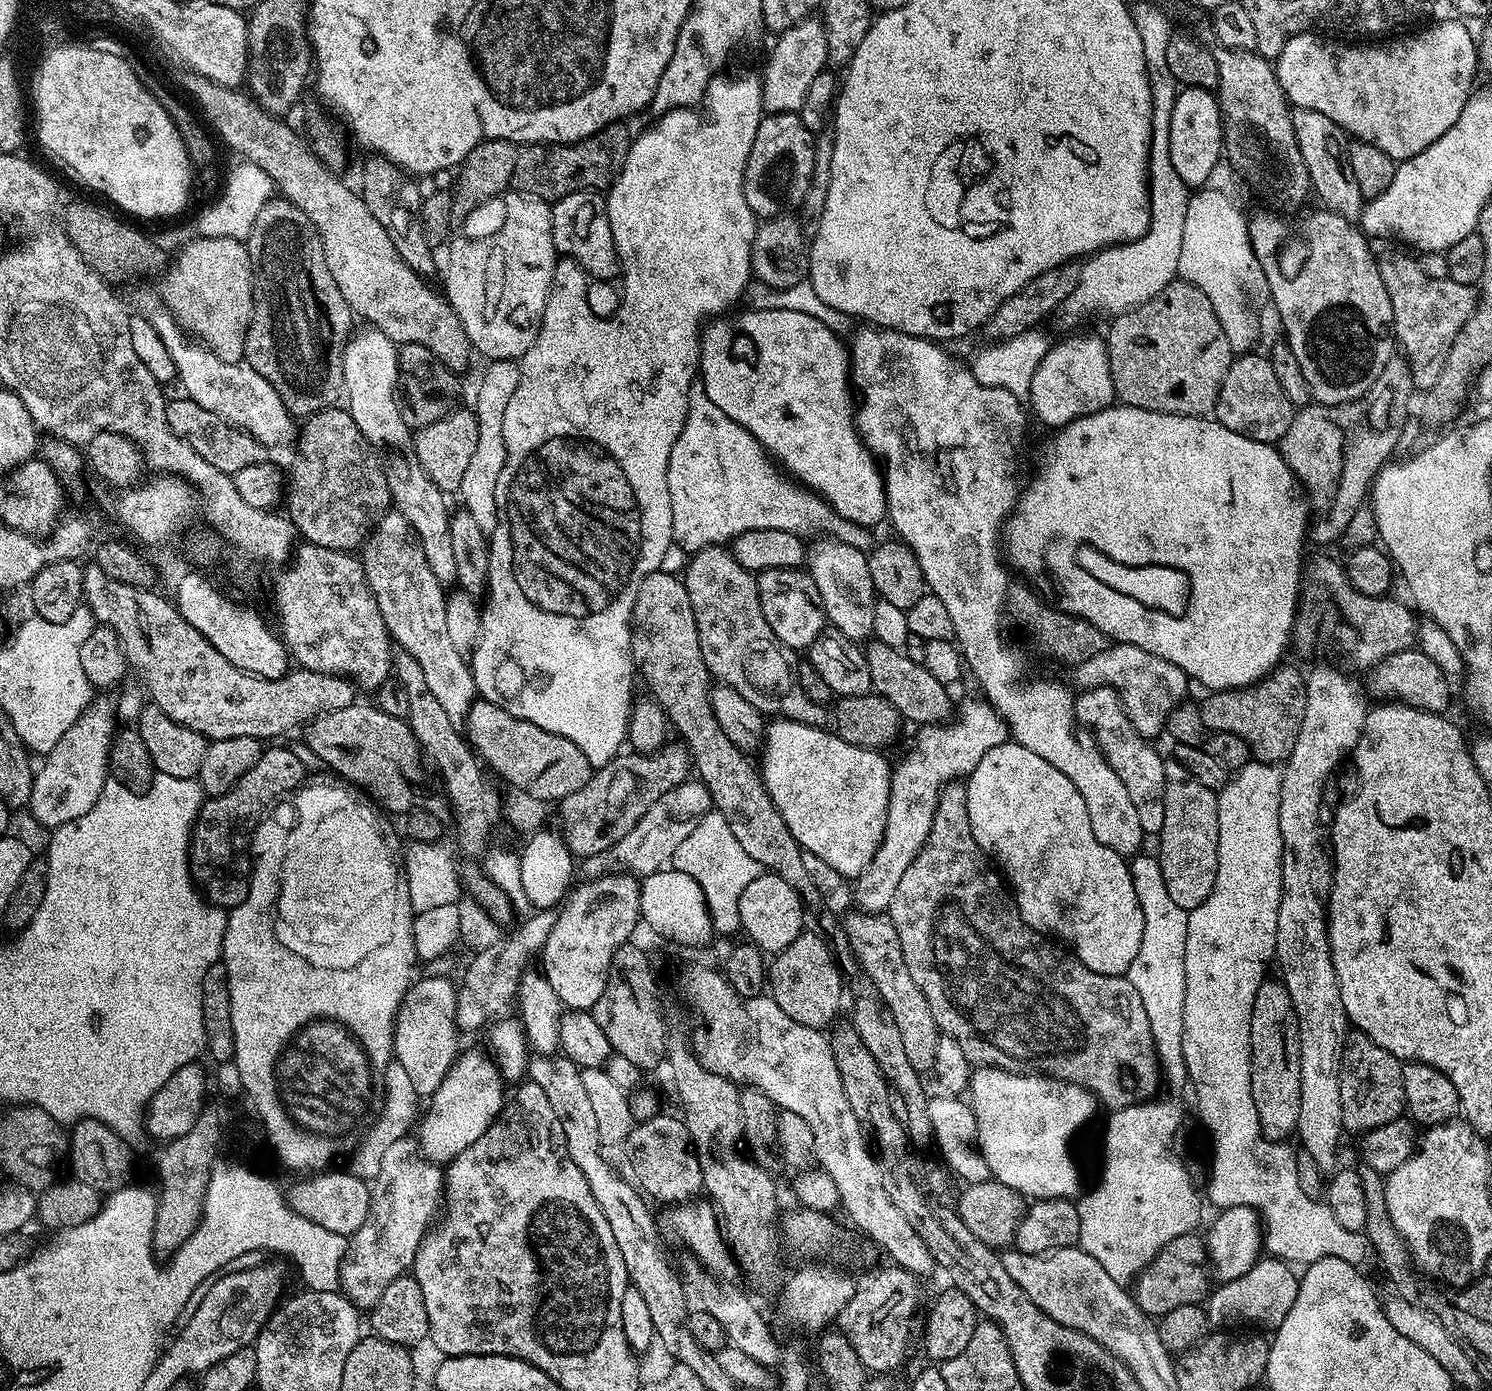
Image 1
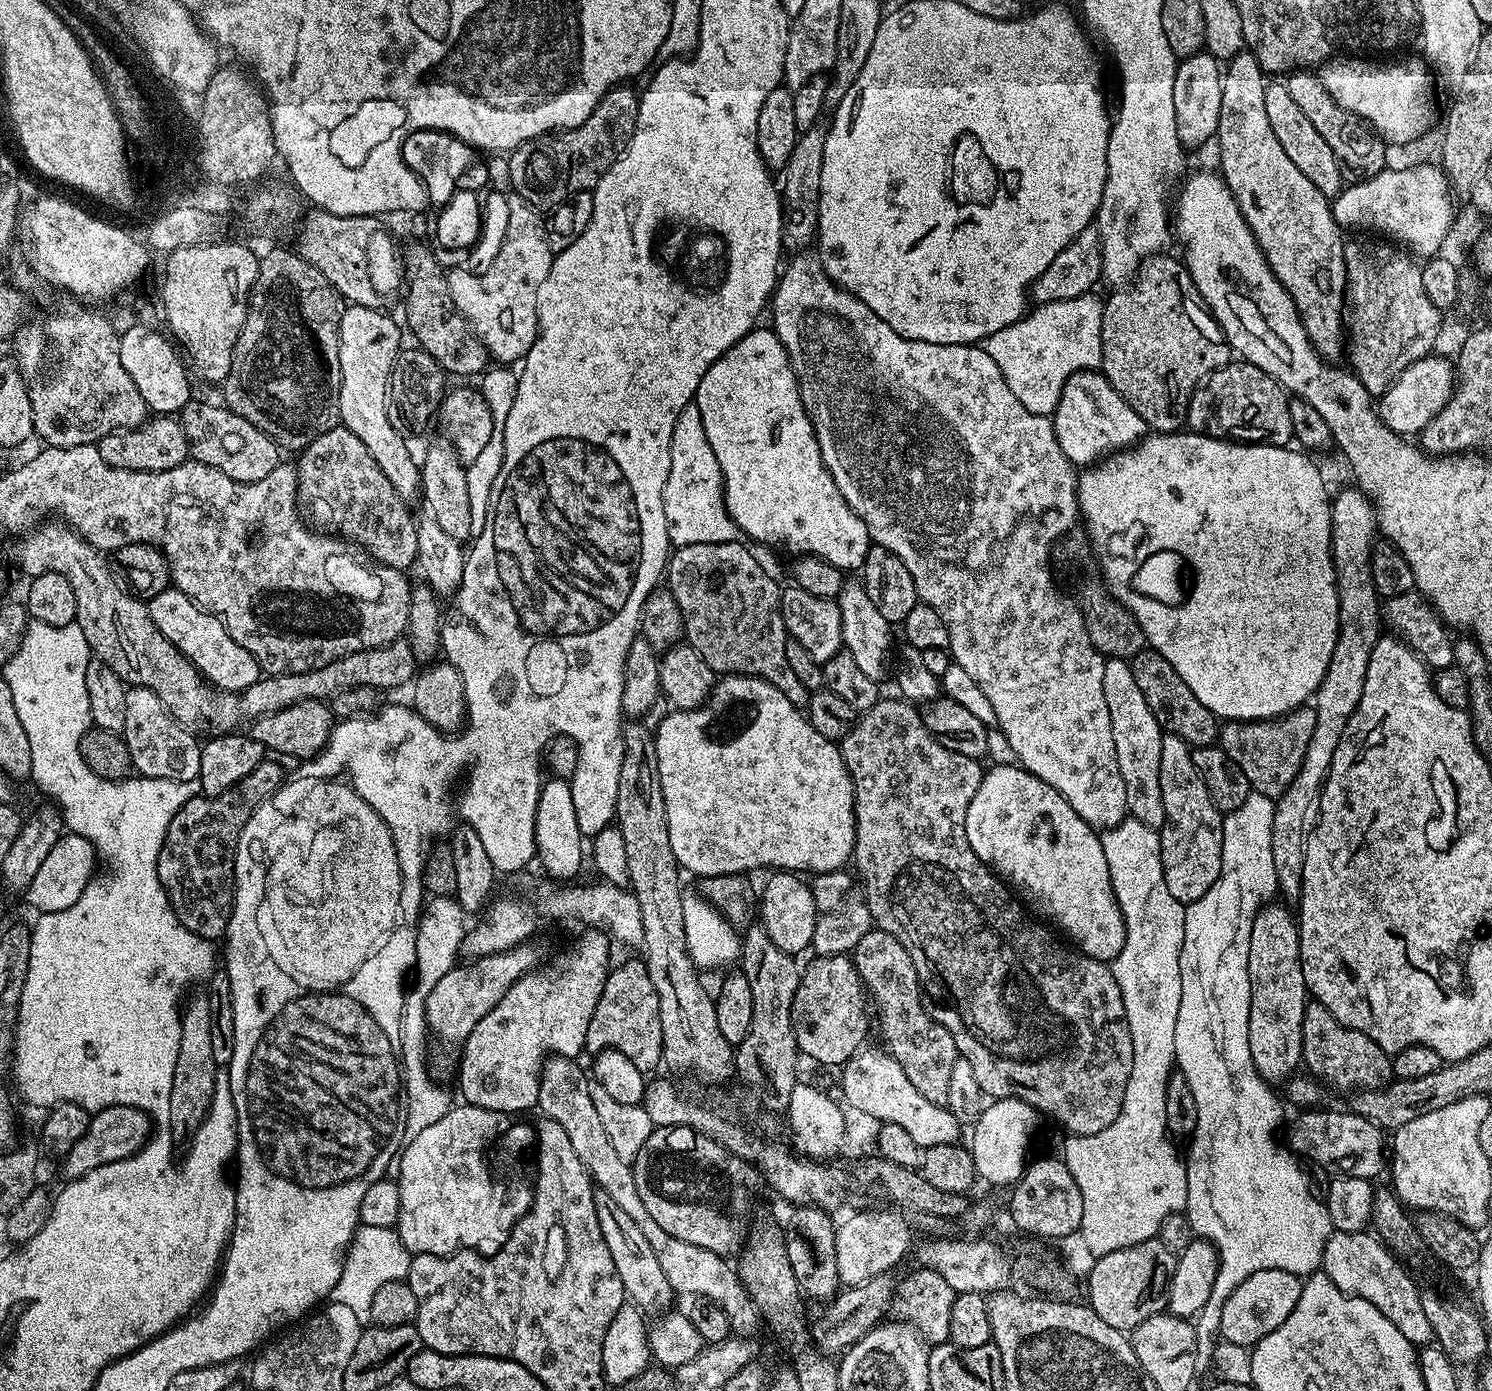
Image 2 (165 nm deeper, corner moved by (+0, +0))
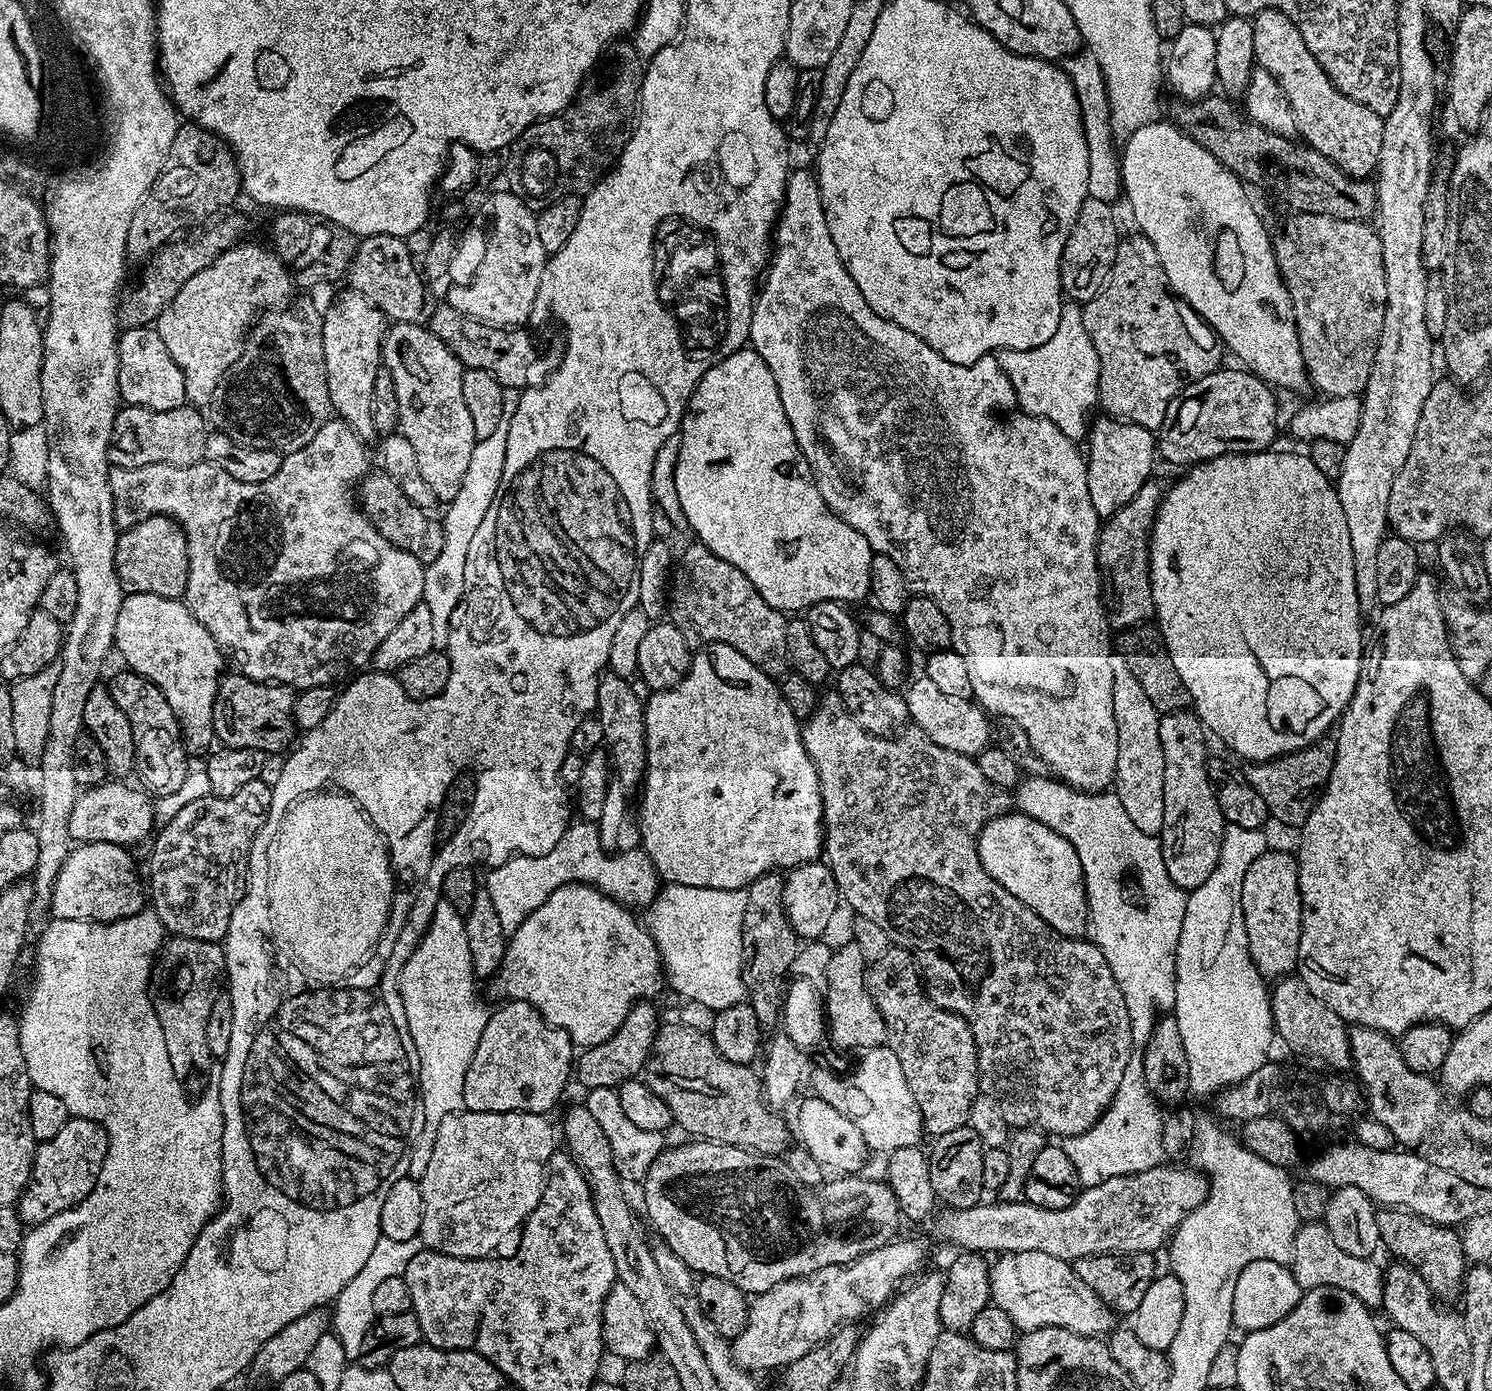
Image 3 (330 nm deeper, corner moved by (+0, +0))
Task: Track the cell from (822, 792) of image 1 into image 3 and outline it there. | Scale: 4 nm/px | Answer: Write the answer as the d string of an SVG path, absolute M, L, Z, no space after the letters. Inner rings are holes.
M706 644L693 655L688 673L674 687L665 688L663 692L652 692L649 697L644 706L648 765L642 777L644 793L640 796L639 843L650 862L654 862L656 872L664 884L702 886L714 890L747 889L754 878L762 874L791 870L799 864L810 864L821 859L824 846L824 811L818 774L814 770L810 754L806 754L801 721L796 719L794 710L786 706L786 698L782 698L779 683L773 677L758 670L758 666L750 662L750 658L742 658L742 654L734 650L734 646Z

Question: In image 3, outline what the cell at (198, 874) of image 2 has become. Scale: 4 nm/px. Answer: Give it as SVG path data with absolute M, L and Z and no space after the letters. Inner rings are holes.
M259 779L246 782L242 790L229 796L203 796L194 802L186 802L186 806L182 806L182 810L178 810L178 814L174 814L174 818L155 833L151 841L152 853L148 856L146 888L150 893L151 911L172 936L223 941L230 926L230 914L242 891L248 851L261 835L260 827L269 823L271 793L272 786Z

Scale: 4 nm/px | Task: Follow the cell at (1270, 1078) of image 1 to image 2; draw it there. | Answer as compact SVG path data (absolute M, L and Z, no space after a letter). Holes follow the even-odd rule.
M1269 902L1257 911L1250 930L1250 1058L1269 1085L1287 1081L1301 1067L1304 1011L1310 993L1300 961L1300 925L1283 903Z

